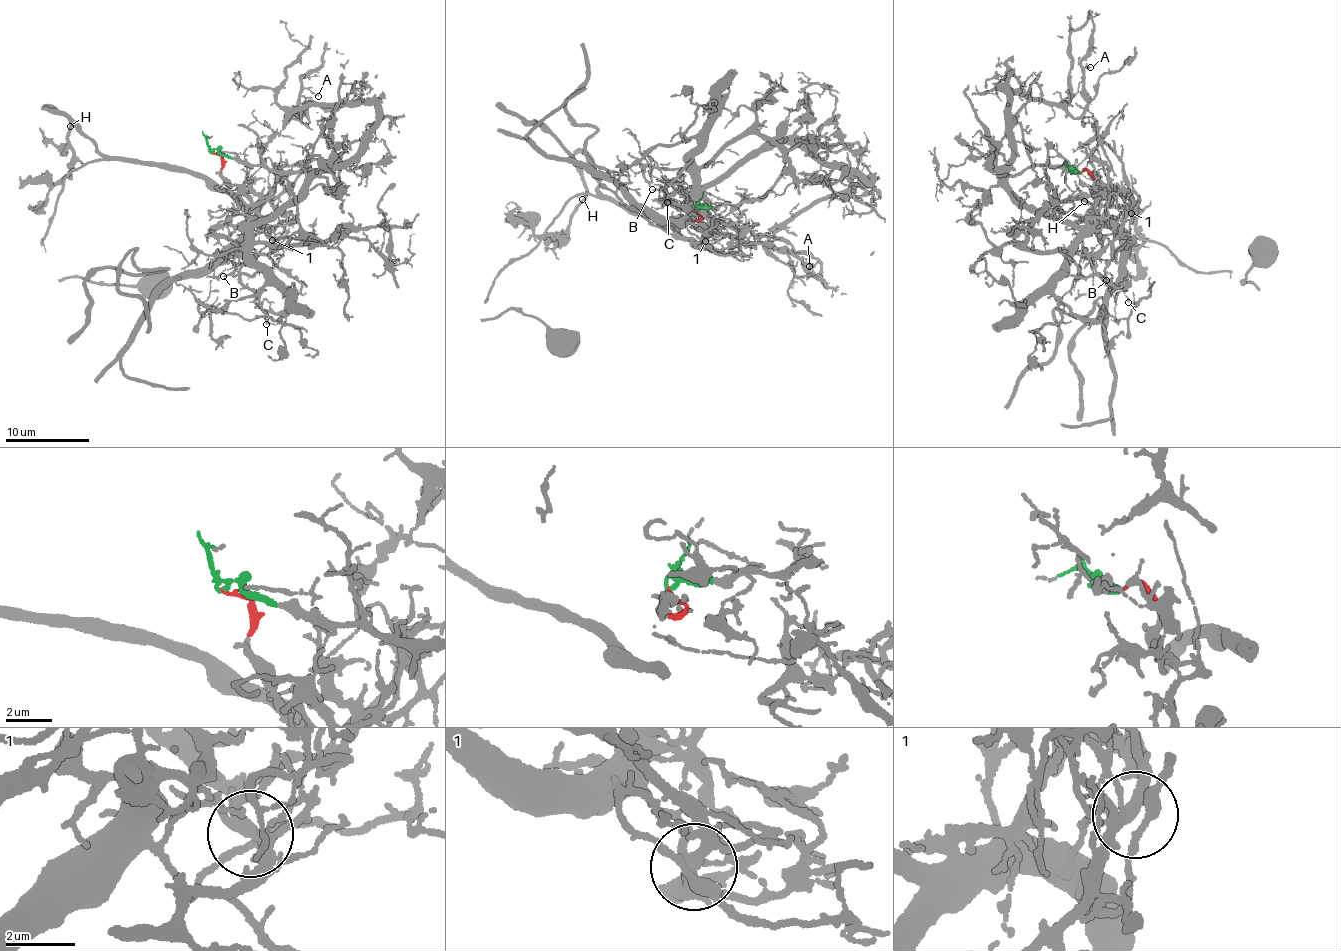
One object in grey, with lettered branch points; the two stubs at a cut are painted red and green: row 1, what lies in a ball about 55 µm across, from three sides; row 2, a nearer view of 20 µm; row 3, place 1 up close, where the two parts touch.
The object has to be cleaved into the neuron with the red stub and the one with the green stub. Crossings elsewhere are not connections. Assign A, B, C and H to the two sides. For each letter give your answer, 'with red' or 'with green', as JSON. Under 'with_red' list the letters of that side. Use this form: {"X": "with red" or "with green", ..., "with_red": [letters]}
{"A": "with green", "B": "with red", "C": "with green", "H": "with red", "with_red": ["B", "H"]}

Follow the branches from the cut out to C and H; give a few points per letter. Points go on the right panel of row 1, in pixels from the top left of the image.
C: (1078, 171), (1038, 164), (1009, 179), (1010, 188), (1078, 231), (1067, 273), (1095, 273), (1129, 302)
H: (1078, 171), (1090, 174), (1095, 195), (1111, 202), (1125, 197), (1103, 192), (1084, 217), (1039, 212), (1084, 202)

